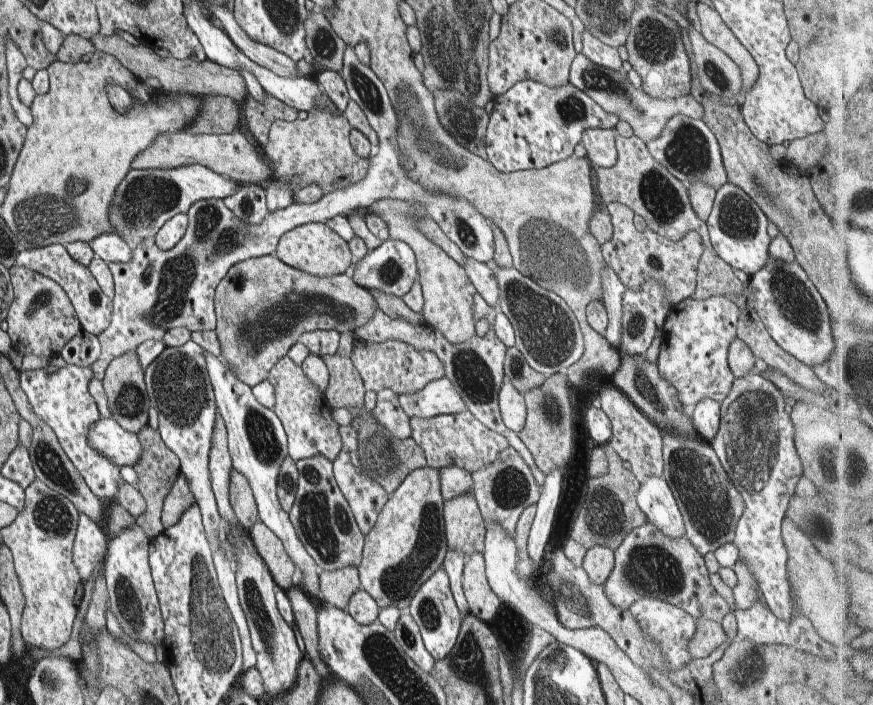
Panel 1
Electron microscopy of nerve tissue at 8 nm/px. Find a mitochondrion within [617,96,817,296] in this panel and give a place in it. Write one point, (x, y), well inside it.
(658, 195)

